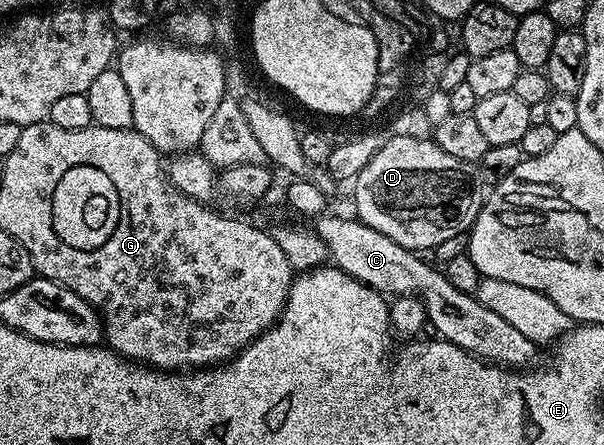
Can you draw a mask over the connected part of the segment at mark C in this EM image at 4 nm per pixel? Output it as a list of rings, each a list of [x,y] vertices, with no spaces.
[[[326,213],[316,220],[315,233],[327,245],[329,259],[332,266],[339,268],[343,273],[347,273],[353,279],[357,279],[363,285],[371,289],[380,291],[386,297],[417,297],[425,306],[425,318],[428,326],[434,327],[436,334],[442,339],[446,339],[451,345],[459,345],[467,353],[471,353],[477,359],[486,360],[496,366],[506,369],[529,369],[534,366],[537,359],[538,344],[533,343],[511,321],[503,321],[497,311],[487,309],[477,300],[476,295],[459,293],[451,281],[447,281],[444,270],[432,267],[429,263],[424,263],[422,256],[415,251],[408,251],[403,245],[395,245],[391,237],[383,237],[383,233],[375,233],[367,225],[363,225],[361,220],[356,217],[344,219],[341,215]]]

